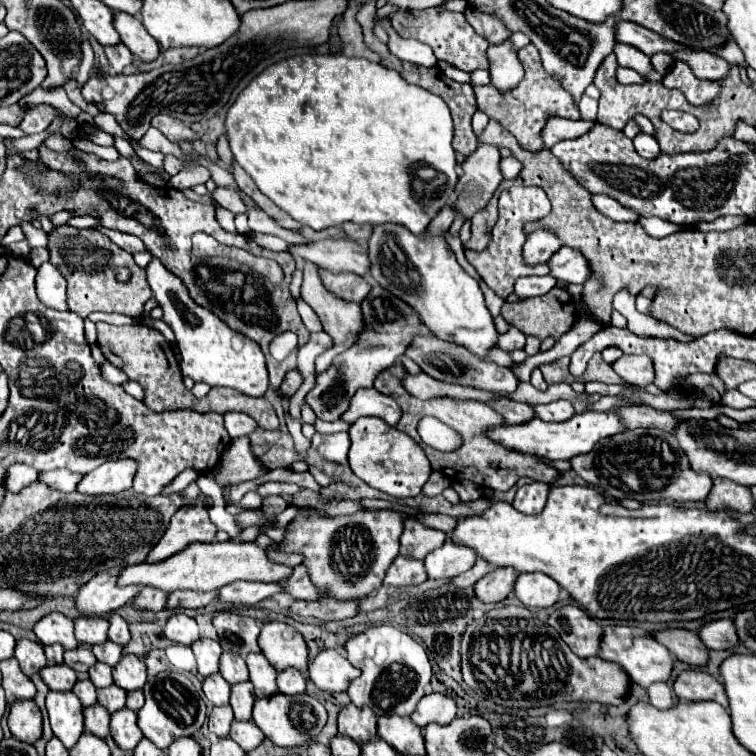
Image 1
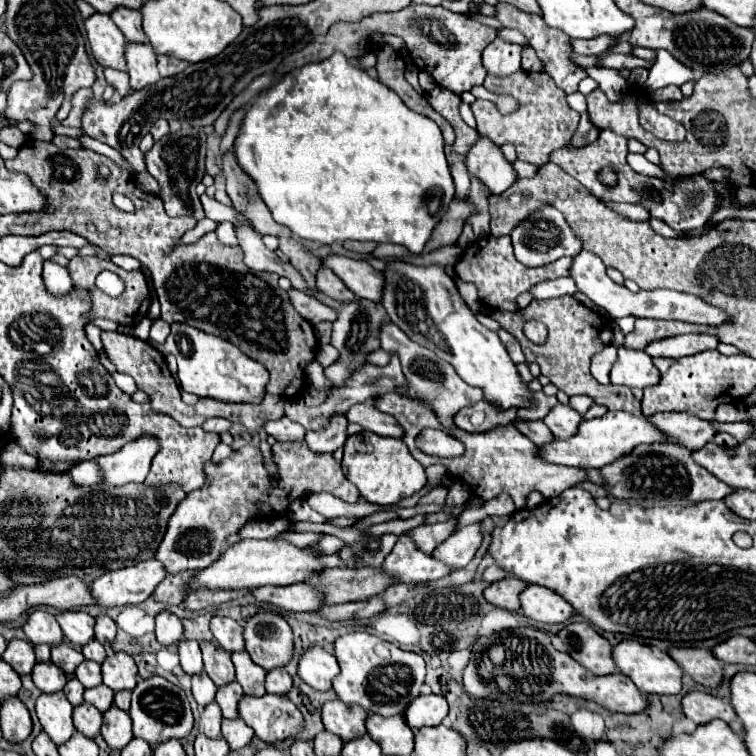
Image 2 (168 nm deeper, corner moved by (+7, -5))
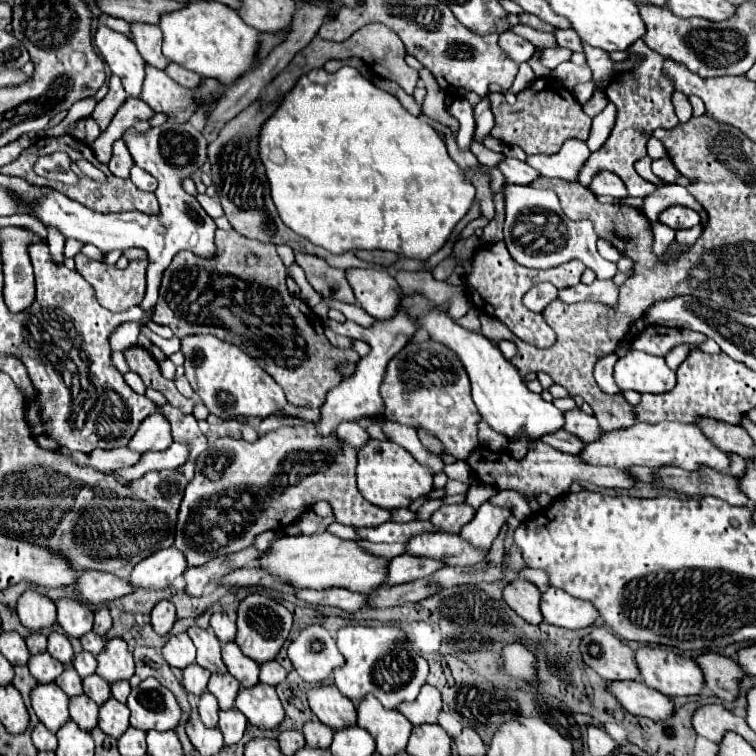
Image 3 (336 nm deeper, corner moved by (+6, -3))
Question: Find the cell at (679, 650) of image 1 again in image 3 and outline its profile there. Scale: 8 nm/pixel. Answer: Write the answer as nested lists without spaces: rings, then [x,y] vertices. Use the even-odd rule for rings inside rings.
[[[703,652],[695,658],[697,666],[703,672],[705,686],[719,696],[721,700],[735,700],[739,680],[743,678],[743,672],[739,664],[733,658],[721,656],[717,652]]]

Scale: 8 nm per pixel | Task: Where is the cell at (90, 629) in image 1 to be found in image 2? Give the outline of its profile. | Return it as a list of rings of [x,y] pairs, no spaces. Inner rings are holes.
[[[68,610],[56,616],[64,636],[68,638],[68,642],[72,642],[74,646],[84,646],[86,642],[90,642],[94,638],[94,618],[88,612],[82,610]]]

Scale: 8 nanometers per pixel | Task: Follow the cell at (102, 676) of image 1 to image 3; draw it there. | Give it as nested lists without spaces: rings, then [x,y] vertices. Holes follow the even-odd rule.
[[[81,652],[81,654],[75,656],[73,666],[75,666],[77,674],[79,674],[81,678],[85,678],[85,676],[95,674],[95,670],[97,670],[97,660],[95,660],[95,656],[89,654],[89,652]]]

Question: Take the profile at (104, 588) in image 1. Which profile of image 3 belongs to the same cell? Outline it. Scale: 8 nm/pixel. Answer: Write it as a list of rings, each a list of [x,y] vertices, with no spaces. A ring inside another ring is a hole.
[[[177,548],[159,550],[153,556],[147,556],[141,560],[129,576],[129,582],[133,588],[143,590],[163,590],[167,588],[177,576],[185,572],[185,556]]]

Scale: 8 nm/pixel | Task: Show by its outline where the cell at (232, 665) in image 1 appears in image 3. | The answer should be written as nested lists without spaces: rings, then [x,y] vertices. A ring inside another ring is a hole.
[[[191,626],[187,630],[187,634],[191,636],[191,640],[197,648],[199,666],[207,668],[213,674],[227,674],[225,662],[221,660],[221,642],[217,640],[217,636],[213,636],[213,632],[207,632],[199,626]]]

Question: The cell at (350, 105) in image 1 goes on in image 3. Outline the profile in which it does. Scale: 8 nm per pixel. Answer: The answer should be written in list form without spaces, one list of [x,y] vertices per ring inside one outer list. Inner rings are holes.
[[[343,66],[333,74],[323,70],[323,68],[311,70],[309,74],[303,74],[297,80],[297,84],[293,86],[293,90],[287,92],[287,96],[283,98],[279,108],[263,122],[261,132],[259,132],[259,156],[261,156],[261,162],[267,170],[267,180],[271,186],[271,198],[275,202],[275,208],[277,208],[283,224],[287,228],[291,228],[295,234],[307,238],[309,242],[313,242],[317,246],[323,246],[325,250],[329,250],[333,254],[341,254],[347,250],[375,250],[375,248],[379,248],[379,250],[391,250],[391,252],[407,256],[407,258],[427,260],[431,254],[435,254],[447,242],[453,226],[467,214],[467,210],[471,208],[471,202],[475,198],[473,184],[463,176],[461,168],[449,158],[447,146],[441,140],[441,136],[437,134],[437,130],[433,126],[429,126],[427,122],[423,122],[421,118],[409,114],[393,94],[371,84],[353,66]]]

